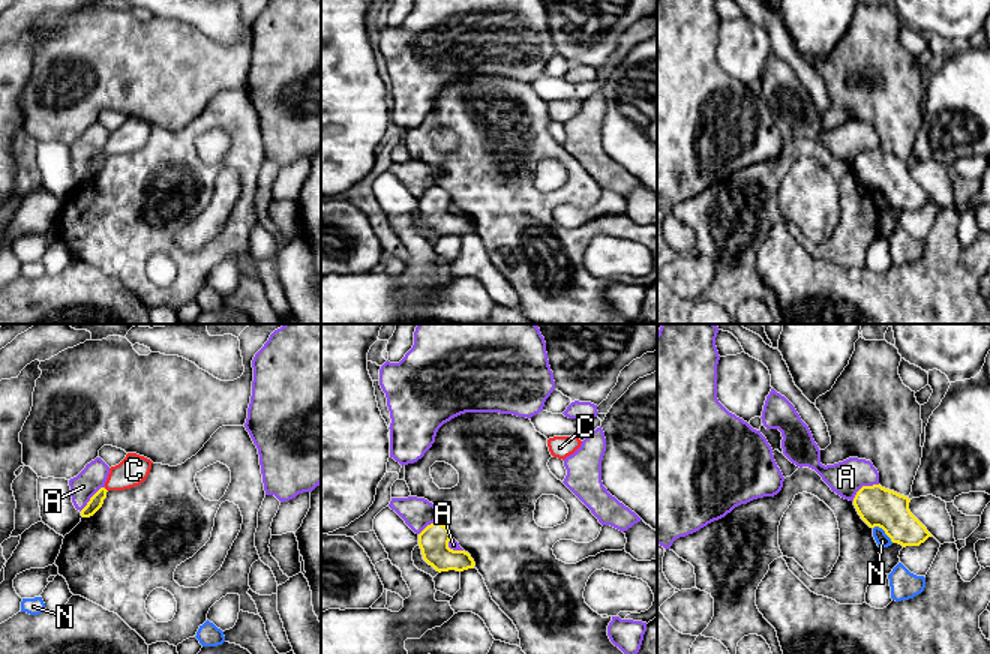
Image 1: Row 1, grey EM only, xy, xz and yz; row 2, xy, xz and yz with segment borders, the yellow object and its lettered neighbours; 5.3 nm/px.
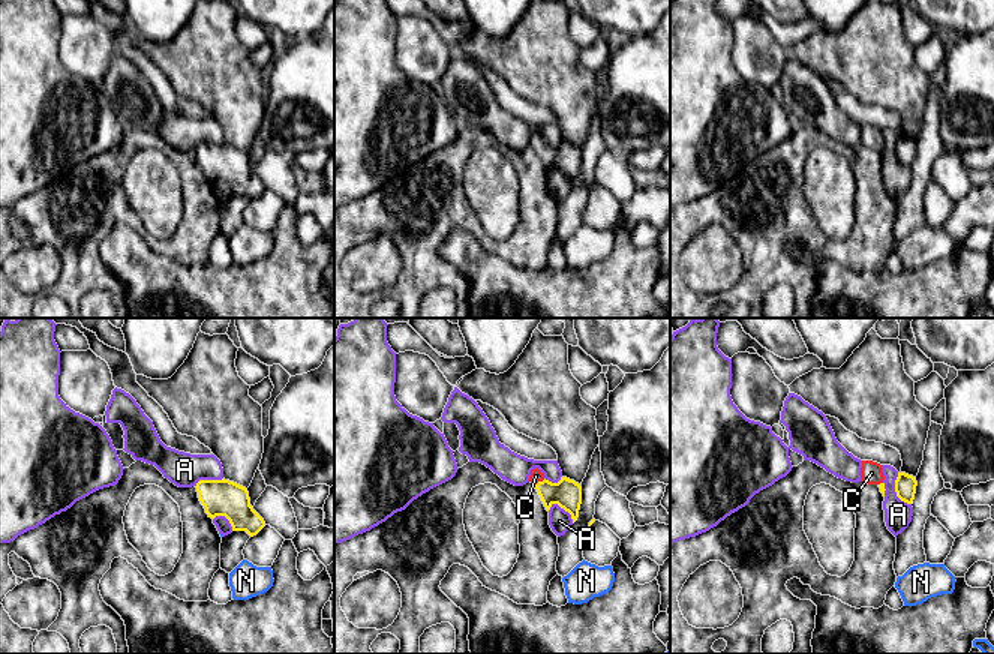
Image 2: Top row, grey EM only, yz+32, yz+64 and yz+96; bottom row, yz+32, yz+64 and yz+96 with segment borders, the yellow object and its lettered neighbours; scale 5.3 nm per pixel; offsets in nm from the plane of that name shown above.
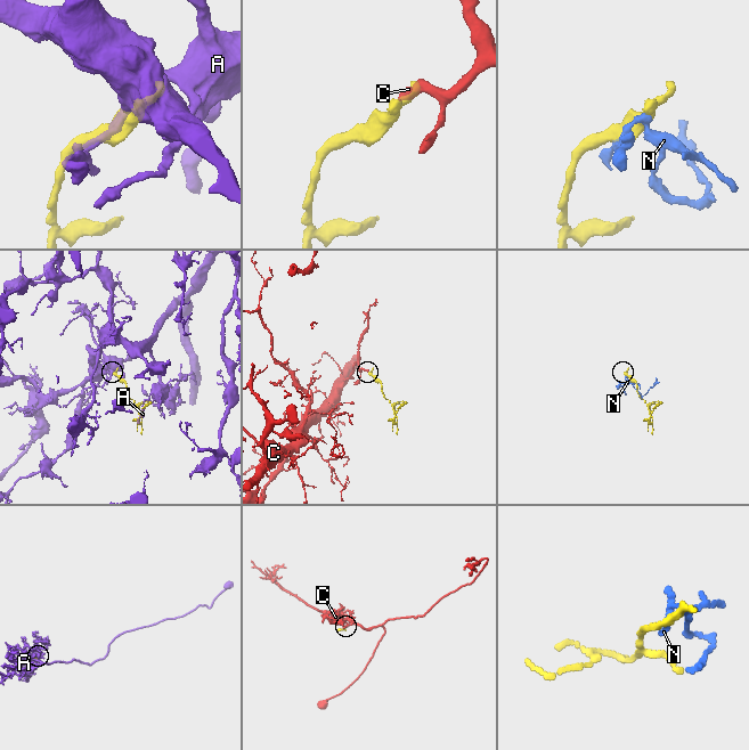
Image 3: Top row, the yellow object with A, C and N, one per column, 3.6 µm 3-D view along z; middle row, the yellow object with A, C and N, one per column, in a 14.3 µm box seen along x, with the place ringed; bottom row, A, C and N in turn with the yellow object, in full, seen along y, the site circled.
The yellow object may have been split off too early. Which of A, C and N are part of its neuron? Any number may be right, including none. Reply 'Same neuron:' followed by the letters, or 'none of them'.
Same neuron: C

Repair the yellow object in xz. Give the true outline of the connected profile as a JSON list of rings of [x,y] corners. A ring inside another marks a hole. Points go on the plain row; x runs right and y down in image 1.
[[[441,186],[428,189],[418,198],[418,210],[422,213],[423,224],[432,230],[436,236],[464,236],[474,232],[476,226],[465,214],[453,214],[448,212],[452,198]]]

